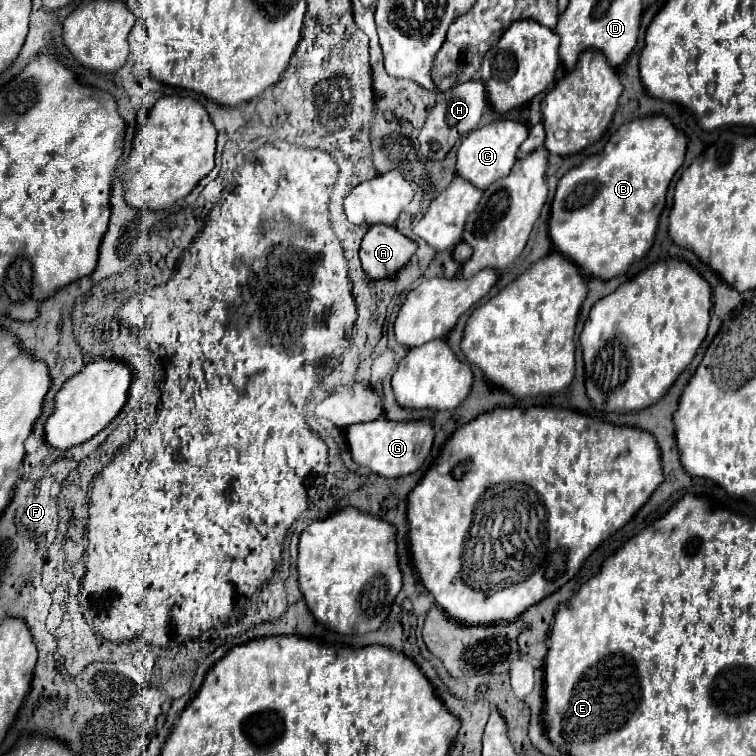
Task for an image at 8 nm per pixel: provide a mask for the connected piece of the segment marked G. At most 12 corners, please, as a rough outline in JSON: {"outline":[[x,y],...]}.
{"outline":[[430,420],[352,424],[352,460],[384,478],[416,472]]}

